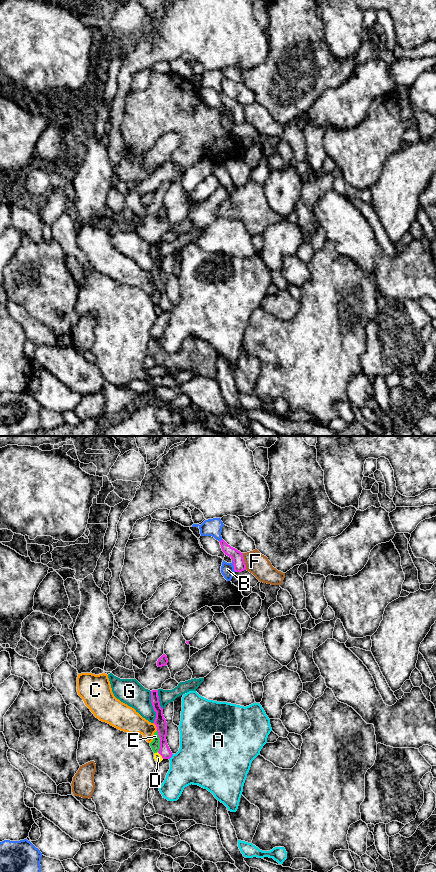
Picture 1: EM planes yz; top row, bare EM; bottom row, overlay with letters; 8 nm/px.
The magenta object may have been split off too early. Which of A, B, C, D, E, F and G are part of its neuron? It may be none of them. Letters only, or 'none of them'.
none of them

